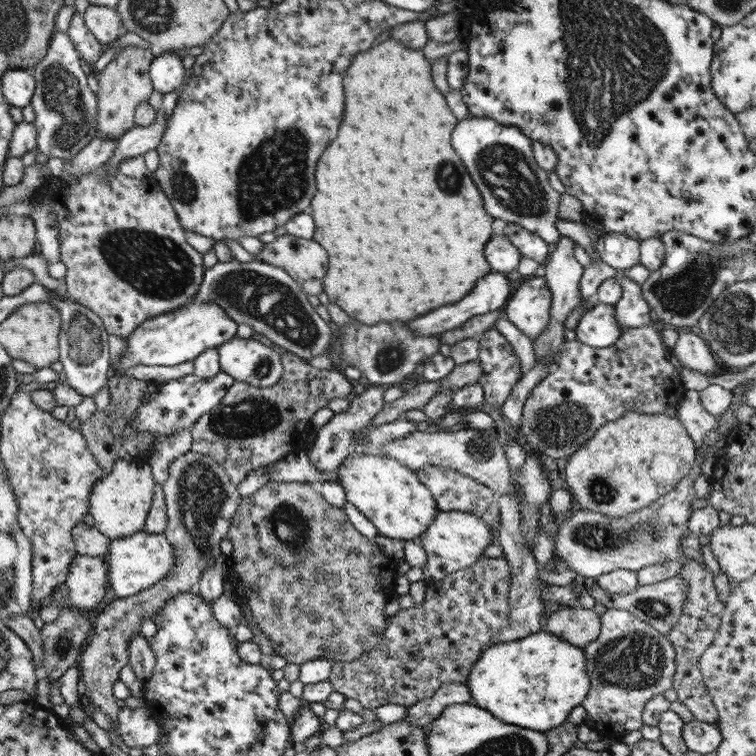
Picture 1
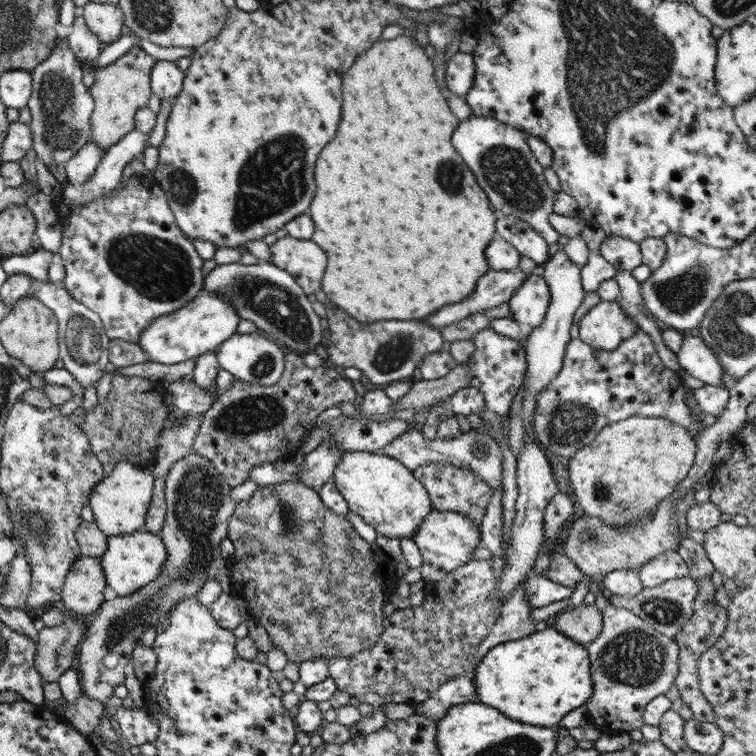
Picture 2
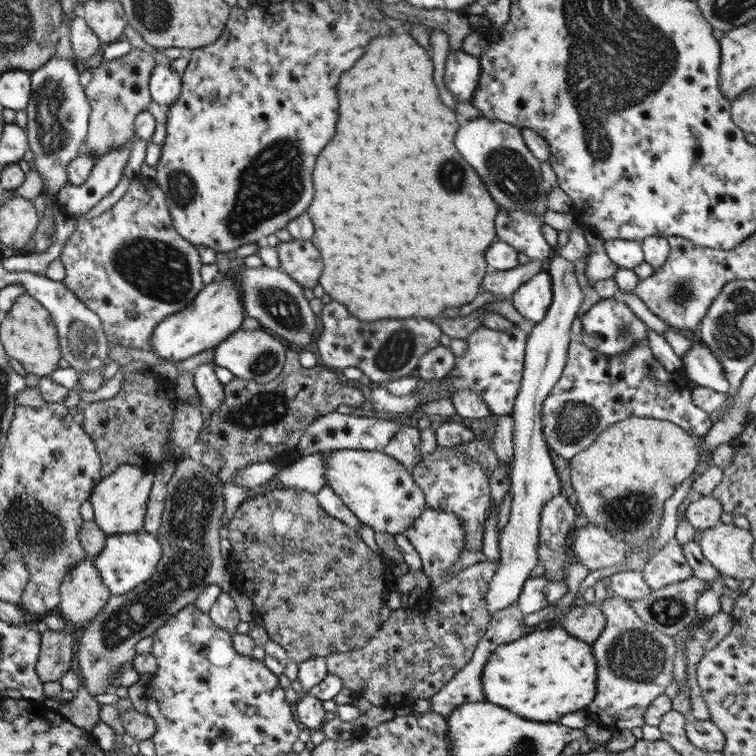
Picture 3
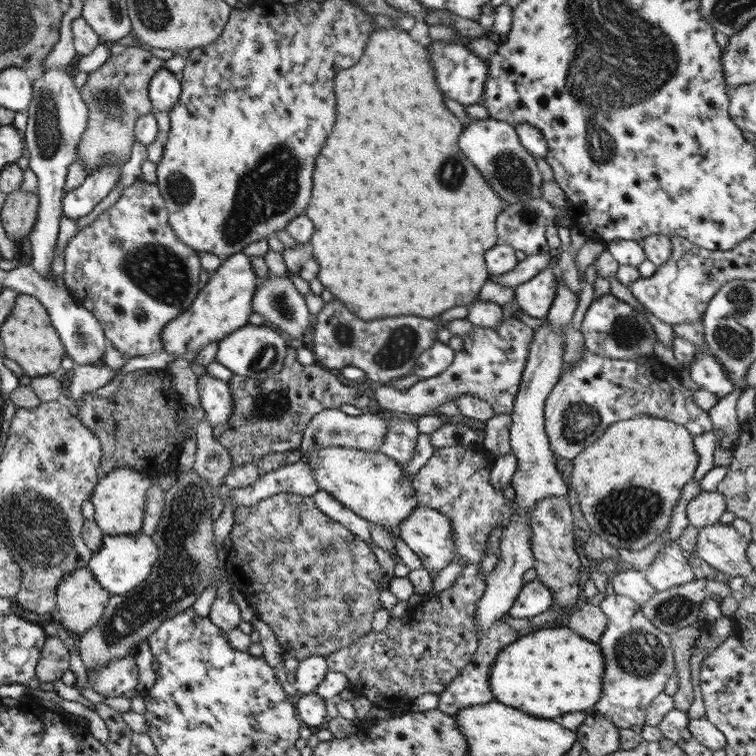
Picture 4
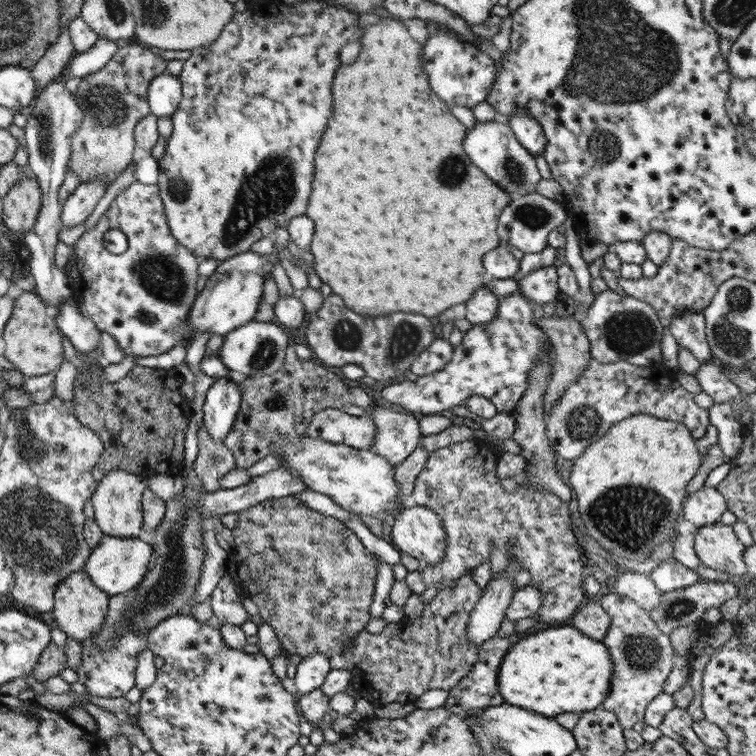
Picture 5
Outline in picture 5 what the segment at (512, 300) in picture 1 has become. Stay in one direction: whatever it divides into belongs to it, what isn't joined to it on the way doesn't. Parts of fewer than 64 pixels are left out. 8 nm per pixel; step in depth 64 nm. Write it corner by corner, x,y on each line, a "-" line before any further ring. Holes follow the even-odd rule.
555,265
540,267
536,271
524,275
518,284
520,293
543,306
559,296
557,283
557,267

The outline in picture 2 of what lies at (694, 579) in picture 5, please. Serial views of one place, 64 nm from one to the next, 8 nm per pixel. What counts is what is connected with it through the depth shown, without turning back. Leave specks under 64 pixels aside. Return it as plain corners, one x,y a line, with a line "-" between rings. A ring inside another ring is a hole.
670,549
638,568
642,584
648,588
666,580
689,576
689,566
676,549

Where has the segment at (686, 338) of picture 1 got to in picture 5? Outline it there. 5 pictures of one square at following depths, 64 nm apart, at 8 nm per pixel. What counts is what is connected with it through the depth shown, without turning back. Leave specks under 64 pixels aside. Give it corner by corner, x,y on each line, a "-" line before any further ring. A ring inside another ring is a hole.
702,362
700,366
694,376
703,392
710,394
714,403
724,404
736,396
741,396
741,390
725,376
720,364

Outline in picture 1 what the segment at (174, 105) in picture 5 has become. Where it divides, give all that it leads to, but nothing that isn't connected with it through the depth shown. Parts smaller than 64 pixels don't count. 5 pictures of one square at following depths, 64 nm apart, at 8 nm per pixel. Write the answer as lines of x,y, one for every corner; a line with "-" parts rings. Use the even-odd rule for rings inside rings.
166,51
164,54
155,56
150,64
149,75
153,84
153,90
160,94
168,94
182,87
184,82
185,68
182,57
174,54
174,51

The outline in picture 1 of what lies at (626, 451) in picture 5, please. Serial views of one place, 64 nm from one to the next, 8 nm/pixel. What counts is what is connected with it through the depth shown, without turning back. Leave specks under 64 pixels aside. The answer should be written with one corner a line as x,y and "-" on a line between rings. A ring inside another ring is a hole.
626,412
594,432
566,464
566,482
581,508
624,518
668,494
694,467
696,444
676,418
666,414

